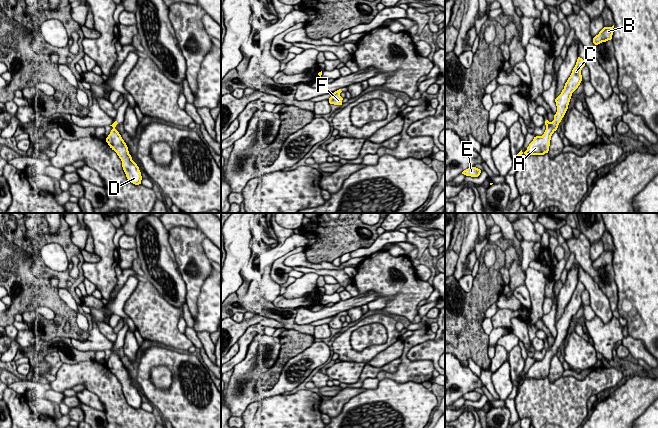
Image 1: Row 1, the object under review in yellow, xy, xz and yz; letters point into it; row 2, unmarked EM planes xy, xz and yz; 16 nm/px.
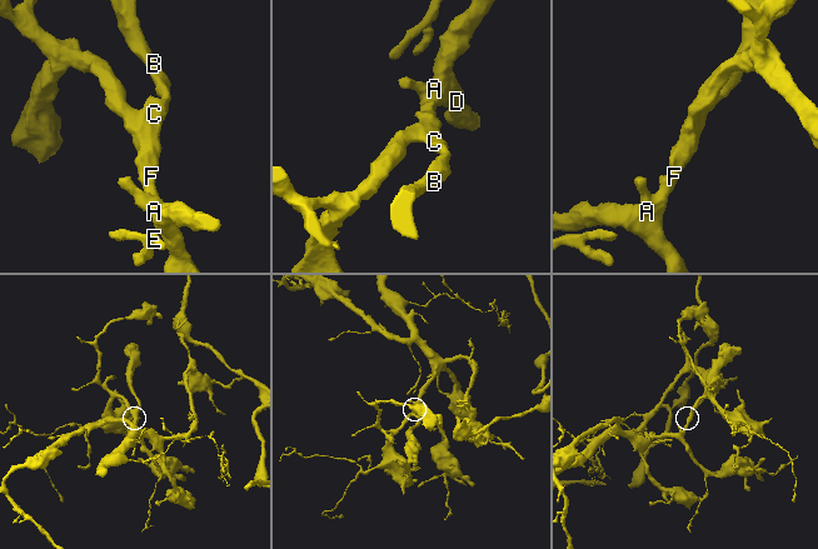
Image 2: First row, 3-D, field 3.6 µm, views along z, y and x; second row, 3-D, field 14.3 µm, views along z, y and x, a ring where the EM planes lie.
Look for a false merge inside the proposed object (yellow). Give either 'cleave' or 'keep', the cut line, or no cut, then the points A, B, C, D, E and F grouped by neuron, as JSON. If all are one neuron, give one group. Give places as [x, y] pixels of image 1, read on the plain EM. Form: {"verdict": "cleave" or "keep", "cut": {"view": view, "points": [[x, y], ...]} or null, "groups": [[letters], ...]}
{"verdict": "keep", "cut": null, "groups": [["A", "B", "C", "D", "E", "F"]]}

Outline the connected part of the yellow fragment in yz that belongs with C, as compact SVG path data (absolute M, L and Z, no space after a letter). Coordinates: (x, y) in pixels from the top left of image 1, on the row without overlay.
M578 281L575 291L572 294L570 301L565 307L561 318L555 323L557 336L554 339L554 344L545 345L546 354L542 360L534 361L533 365L524 376L525 379L544 379L548 377L552 358L557 354L559 347L564 341L572 320L572 317L578 312L582 305L581 294L585 290L582 282Z

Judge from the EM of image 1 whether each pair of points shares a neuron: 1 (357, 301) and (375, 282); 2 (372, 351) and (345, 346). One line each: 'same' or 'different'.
1: different
2: same

